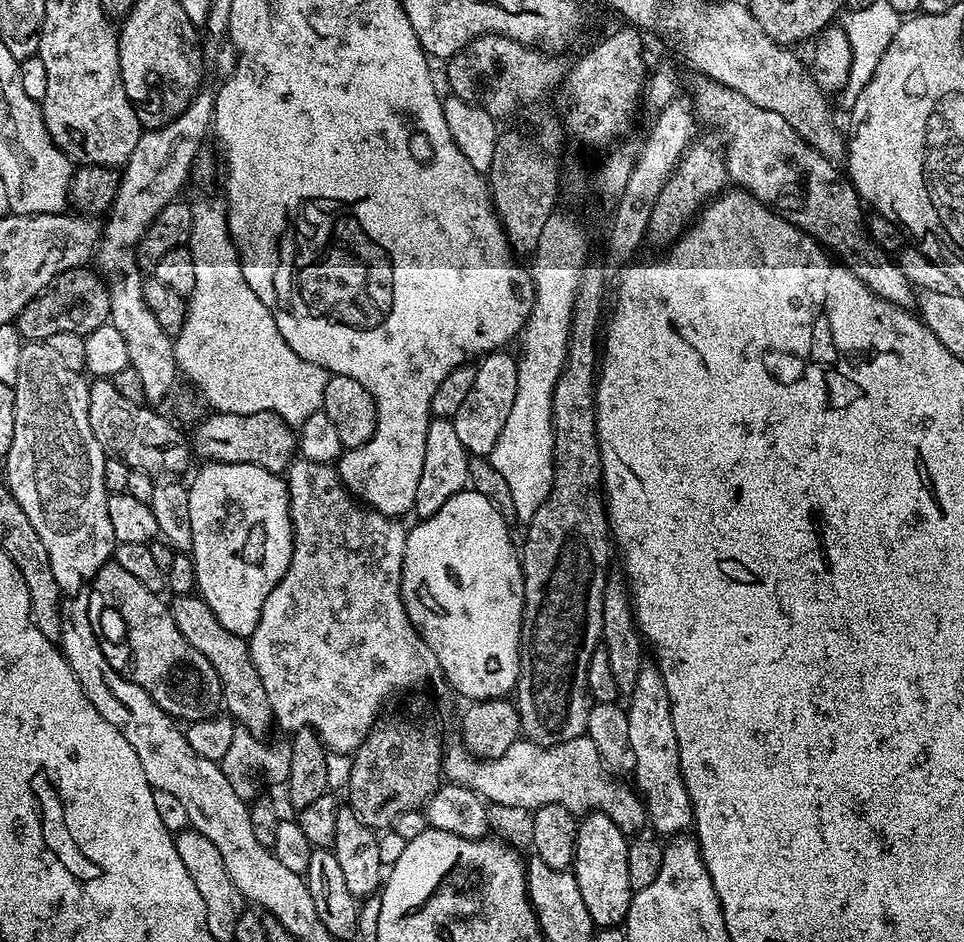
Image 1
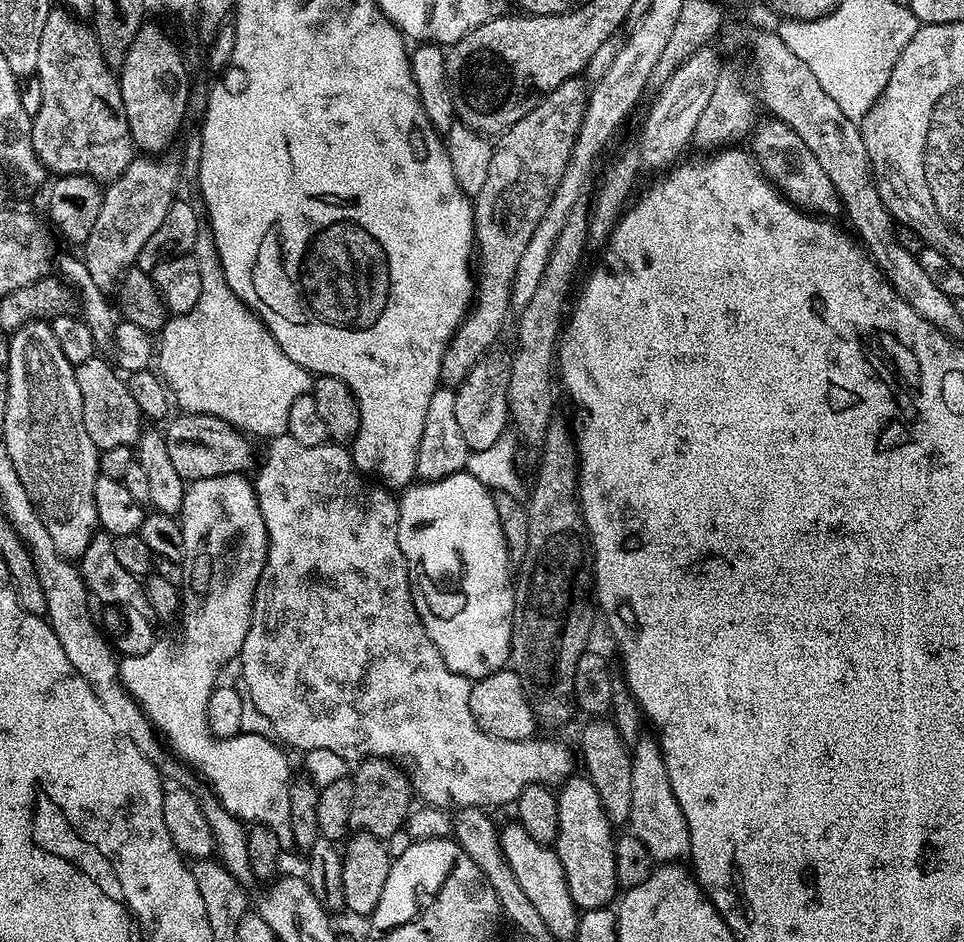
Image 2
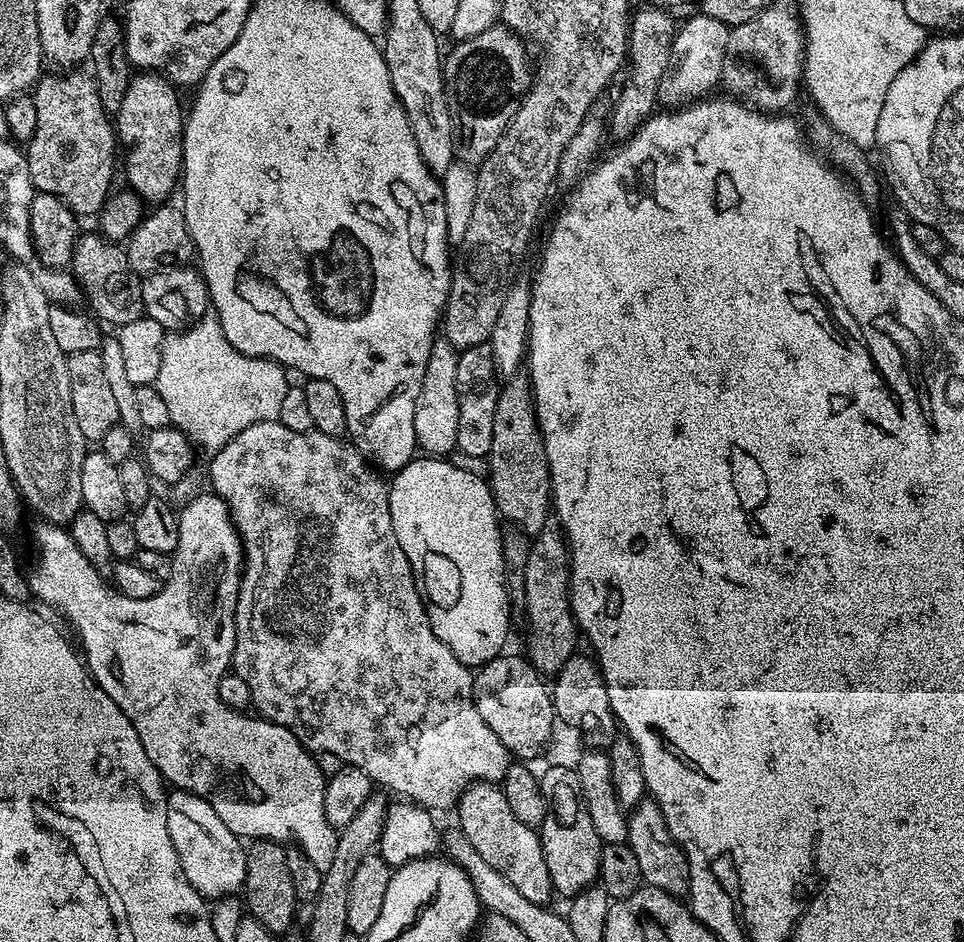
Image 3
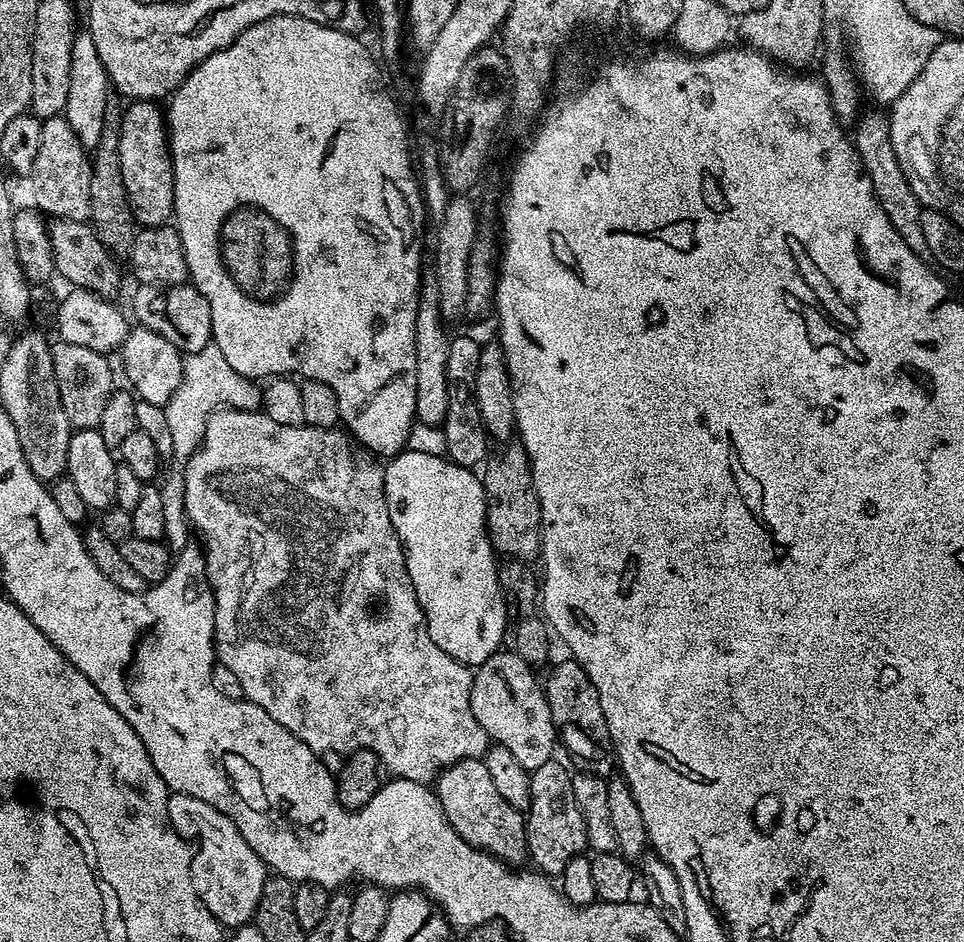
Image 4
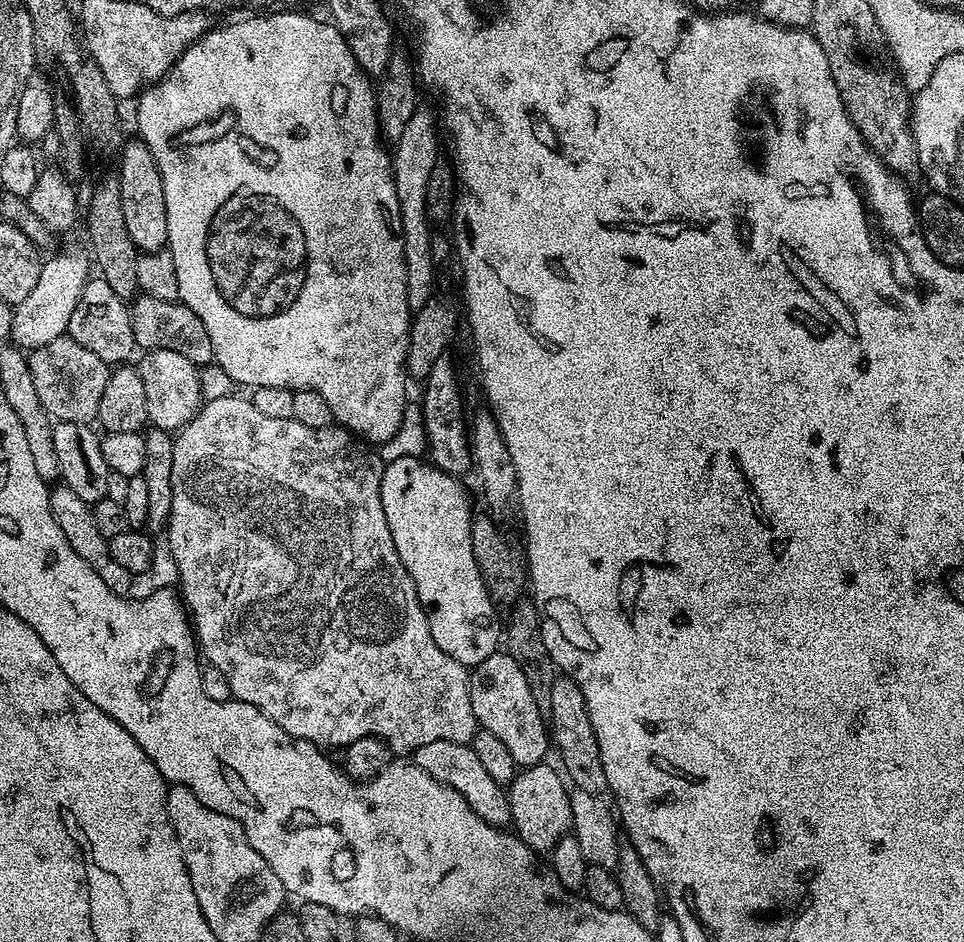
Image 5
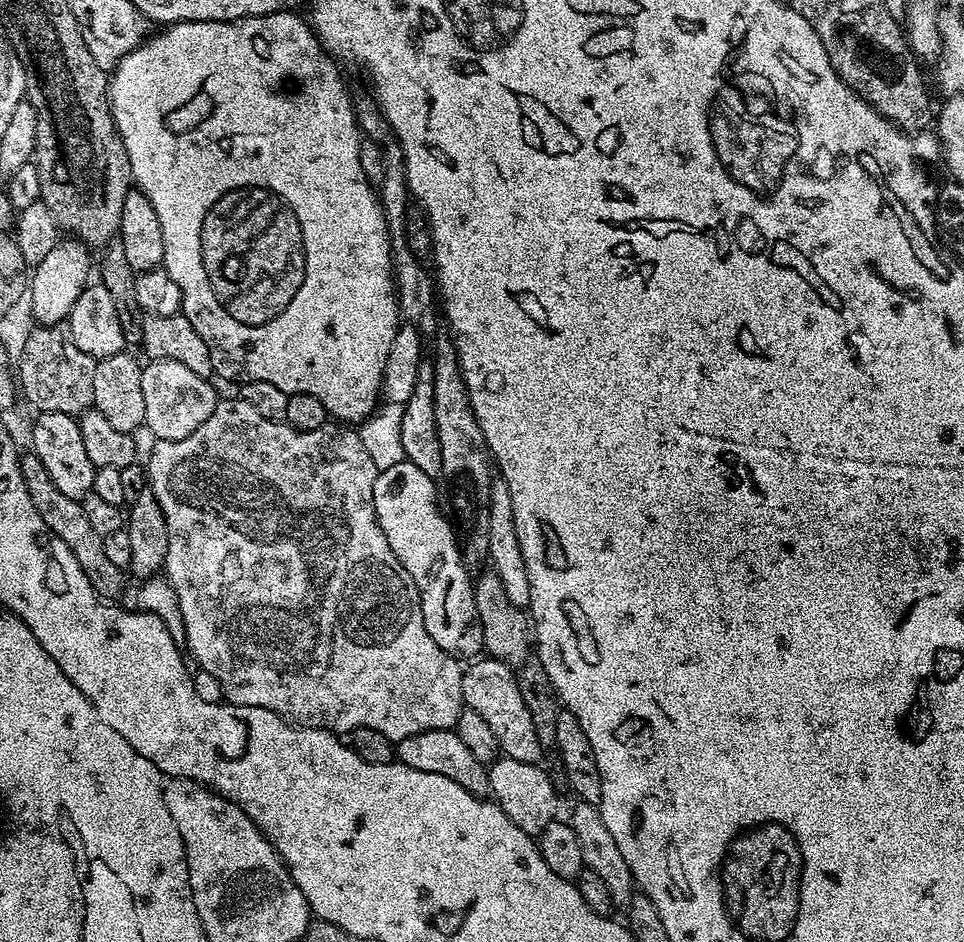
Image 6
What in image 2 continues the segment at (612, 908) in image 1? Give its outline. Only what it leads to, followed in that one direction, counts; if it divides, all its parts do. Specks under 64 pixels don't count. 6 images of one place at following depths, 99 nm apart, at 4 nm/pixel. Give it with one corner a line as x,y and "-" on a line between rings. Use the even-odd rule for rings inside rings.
573,774
559,785
556,801
558,802
558,834
554,847
562,862
566,886
570,886
570,898
574,898
577,909
580,910
609,907
618,896
618,885
614,874
616,842
614,826
606,818
598,792
594,790
587,775

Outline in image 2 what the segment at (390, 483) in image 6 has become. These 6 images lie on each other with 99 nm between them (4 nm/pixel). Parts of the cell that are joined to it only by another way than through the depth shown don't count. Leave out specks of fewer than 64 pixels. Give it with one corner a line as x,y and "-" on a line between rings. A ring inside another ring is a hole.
465,470
450,474
441,480
413,483
399,493
398,503
400,505
398,546
408,563
408,579
412,581
412,601
416,603
420,621
430,638
430,642
434,642
434,646
438,646
438,654
442,654
442,662
446,662
446,666
450,670
454,670
459,676
468,677
472,682
501,671
509,663
512,650
512,622
516,615
516,594
514,591
514,572
513,569
512,572
508,569
510,557
506,550
506,542
502,538
502,526
498,526
498,510
494,510
492,492
485,484
478,482
475,474

